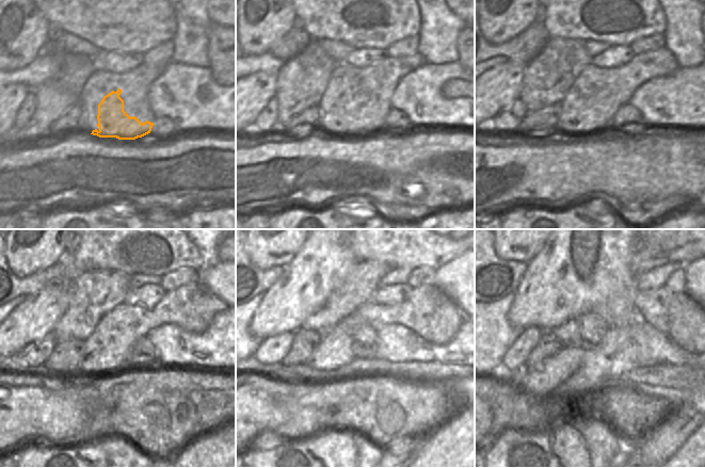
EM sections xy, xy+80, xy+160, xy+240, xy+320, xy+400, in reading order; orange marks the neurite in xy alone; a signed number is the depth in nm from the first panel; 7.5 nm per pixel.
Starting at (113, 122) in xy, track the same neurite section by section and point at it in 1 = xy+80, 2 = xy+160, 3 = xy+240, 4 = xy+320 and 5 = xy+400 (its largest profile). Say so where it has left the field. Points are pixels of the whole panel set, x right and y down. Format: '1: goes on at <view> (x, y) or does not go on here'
1: goes on at xy+80 (351, 118)
2: goes on at xy+160 (589, 119)
3: goes on at xy+240 (106, 355)
4: goes on at xy+320 (341, 354)
5: goes on at xy+400 (542, 381)

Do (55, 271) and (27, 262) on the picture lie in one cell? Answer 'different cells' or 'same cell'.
different cells

